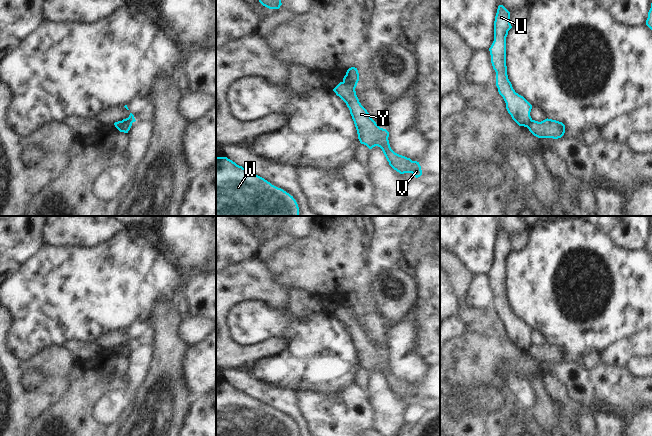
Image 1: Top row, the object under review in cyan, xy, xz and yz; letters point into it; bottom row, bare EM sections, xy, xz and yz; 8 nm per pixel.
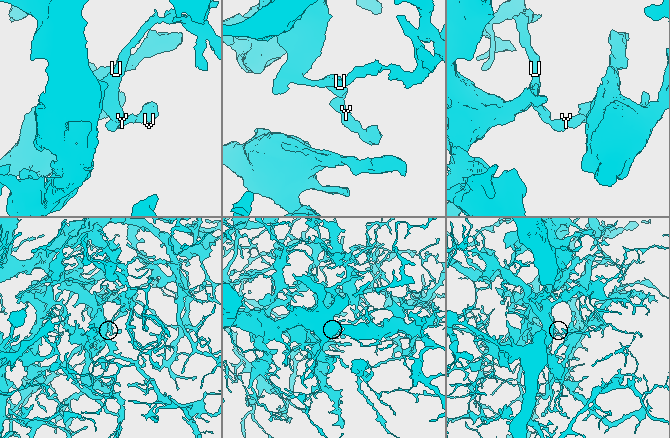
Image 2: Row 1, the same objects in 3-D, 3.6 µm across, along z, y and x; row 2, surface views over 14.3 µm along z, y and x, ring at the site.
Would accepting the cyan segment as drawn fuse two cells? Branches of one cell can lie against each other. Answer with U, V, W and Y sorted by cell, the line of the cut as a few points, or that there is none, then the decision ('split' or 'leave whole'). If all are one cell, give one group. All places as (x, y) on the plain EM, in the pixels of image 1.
U W / V Y | xz (343, 305), (356, 309) | split

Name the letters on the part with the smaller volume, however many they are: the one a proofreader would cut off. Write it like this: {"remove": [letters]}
{"remove": ["V", "Y"]}

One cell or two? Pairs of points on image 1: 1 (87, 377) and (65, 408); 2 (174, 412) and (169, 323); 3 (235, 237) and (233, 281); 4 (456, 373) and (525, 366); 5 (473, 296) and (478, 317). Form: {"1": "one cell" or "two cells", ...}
{"1": "one cell", "2": "one cell", "3": "two cells", "4": "one cell", "5": "two cells"}

